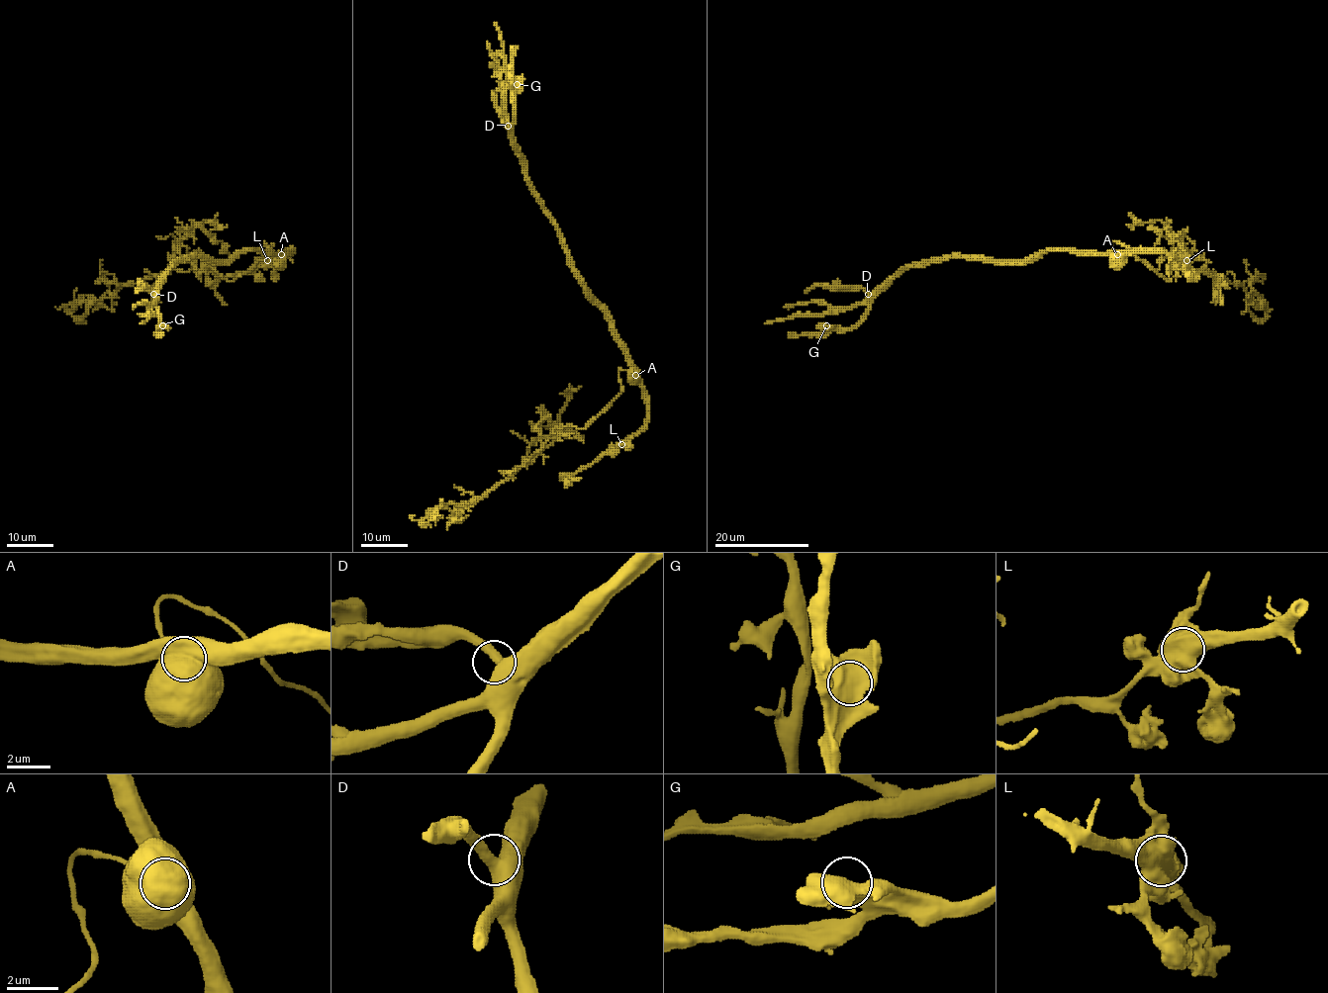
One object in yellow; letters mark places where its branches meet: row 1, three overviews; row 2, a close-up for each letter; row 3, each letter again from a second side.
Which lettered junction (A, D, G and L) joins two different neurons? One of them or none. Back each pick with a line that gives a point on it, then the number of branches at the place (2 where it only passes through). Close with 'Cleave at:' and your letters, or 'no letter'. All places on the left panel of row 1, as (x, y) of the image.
A: place (281, 254); branches 1
Cleave at: A

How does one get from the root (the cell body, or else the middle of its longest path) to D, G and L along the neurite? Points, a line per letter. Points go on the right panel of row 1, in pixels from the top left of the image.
D: (1117, 260), (1110, 254), (1078, 254), (1071, 250), (1045, 250), (1022, 260), (940, 258), (903, 266), (868, 294)
G: (1117, 260), (1110, 254), (1071, 250), (1045, 250), (1022, 260), (932, 259), (905, 266), (853, 326), (826, 325)
L: (1117, 260), (1121, 254), (1133, 252), (1168, 252), (1186, 260)

